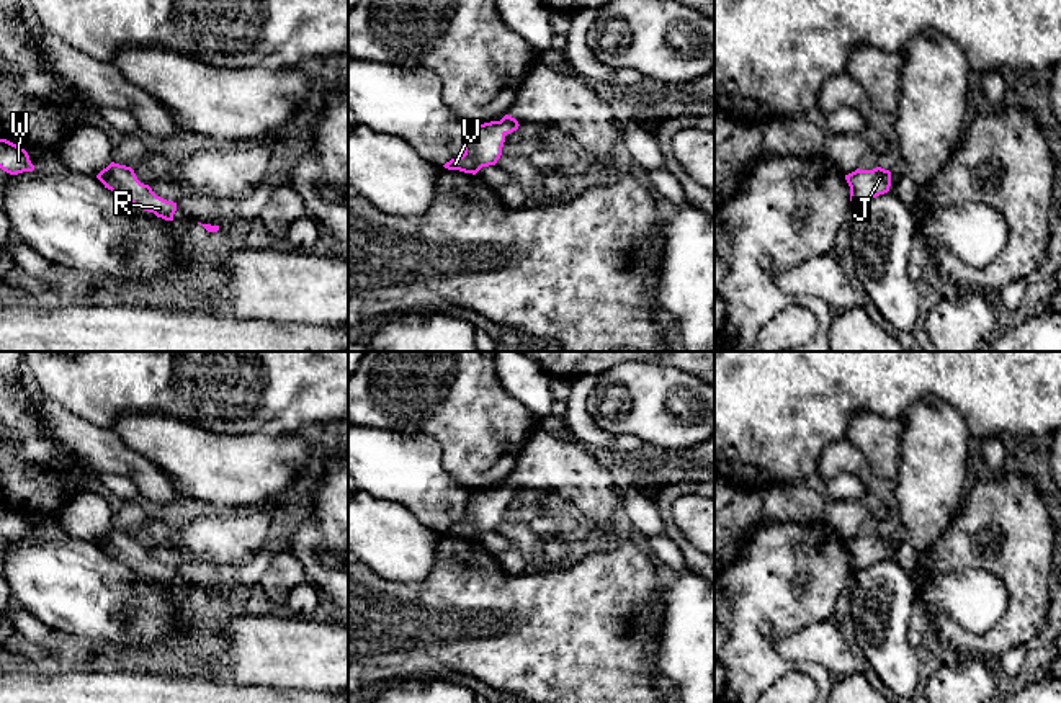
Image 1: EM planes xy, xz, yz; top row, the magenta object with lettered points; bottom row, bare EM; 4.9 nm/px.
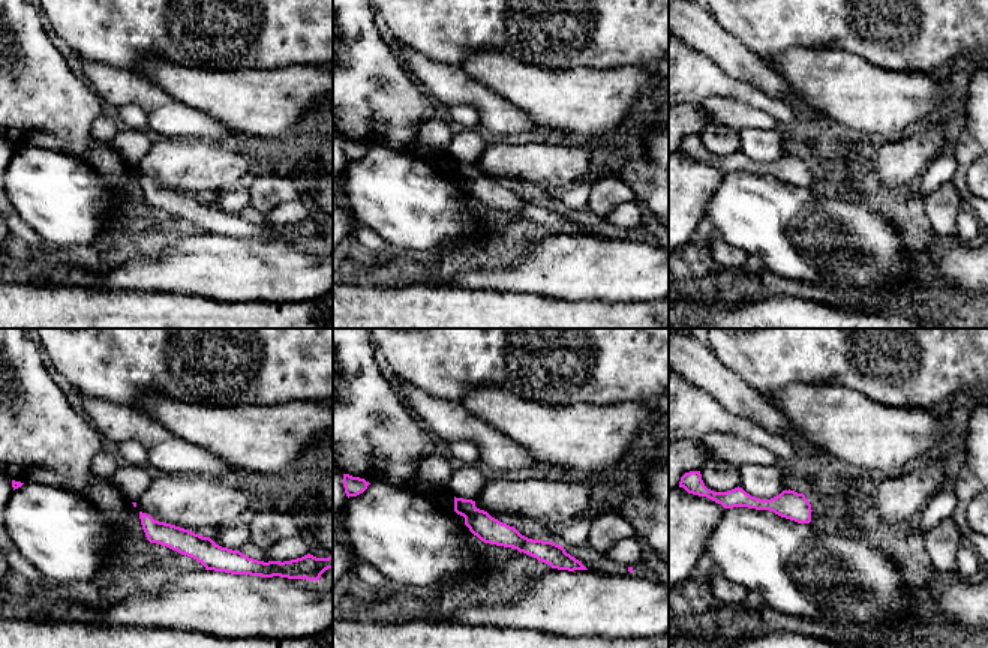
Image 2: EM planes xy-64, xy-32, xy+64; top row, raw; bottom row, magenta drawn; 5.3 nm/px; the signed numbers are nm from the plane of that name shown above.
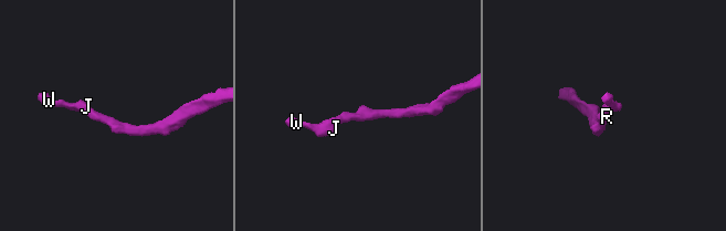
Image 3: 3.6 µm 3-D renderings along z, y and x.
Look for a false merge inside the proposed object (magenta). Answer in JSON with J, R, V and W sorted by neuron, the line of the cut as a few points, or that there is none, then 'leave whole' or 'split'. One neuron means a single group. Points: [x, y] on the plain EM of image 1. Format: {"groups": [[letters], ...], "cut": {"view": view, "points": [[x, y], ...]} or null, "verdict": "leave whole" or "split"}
{"groups": [["J", "R", "V", "W"]], "cut": null, "verdict": "leave whole"}

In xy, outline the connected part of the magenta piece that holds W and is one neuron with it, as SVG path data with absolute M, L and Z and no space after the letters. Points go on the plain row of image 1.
M0 505L0 535L10 541L18 541L33 538L34 531L25 515L7 505Z

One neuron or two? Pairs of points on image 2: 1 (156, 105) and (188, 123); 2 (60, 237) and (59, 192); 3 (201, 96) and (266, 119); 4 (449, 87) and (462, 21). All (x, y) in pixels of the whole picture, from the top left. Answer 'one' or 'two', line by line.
1: one
2: one
3: one
4: two

